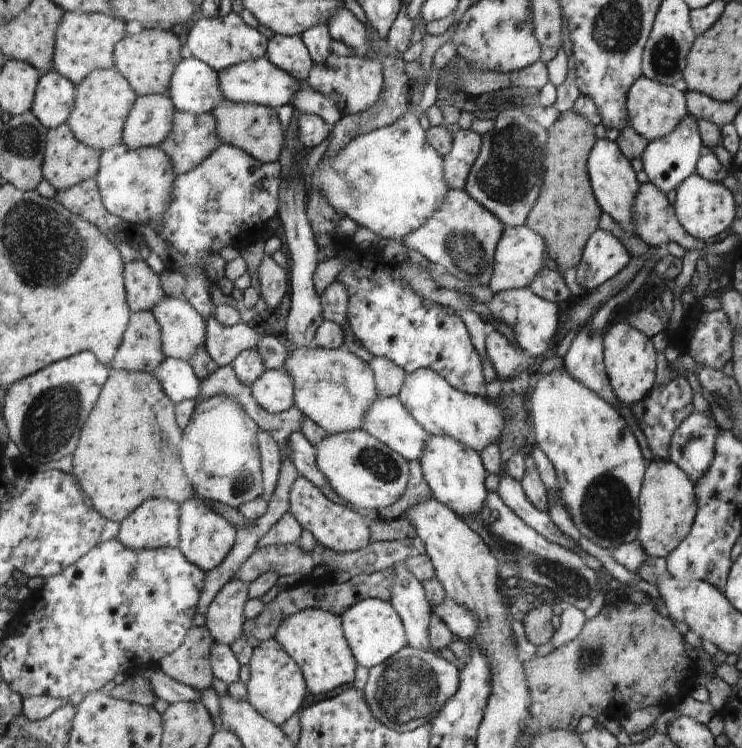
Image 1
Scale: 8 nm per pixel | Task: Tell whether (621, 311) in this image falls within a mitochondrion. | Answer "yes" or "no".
no

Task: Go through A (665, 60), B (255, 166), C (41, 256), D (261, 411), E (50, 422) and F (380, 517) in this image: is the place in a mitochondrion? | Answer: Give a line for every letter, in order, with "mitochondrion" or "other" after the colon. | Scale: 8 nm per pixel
A: mitochondrion
B: other
C: mitochondrion
D: other
E: mitochondrion
F: other

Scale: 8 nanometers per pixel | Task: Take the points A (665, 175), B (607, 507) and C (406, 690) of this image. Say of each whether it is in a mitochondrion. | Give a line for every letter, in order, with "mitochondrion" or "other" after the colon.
A: other
B: mitochondrion
C: mitochondrion

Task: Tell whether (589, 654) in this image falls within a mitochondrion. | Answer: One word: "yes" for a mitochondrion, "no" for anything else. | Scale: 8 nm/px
yes

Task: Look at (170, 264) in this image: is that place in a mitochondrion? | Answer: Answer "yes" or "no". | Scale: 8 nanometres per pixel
no

